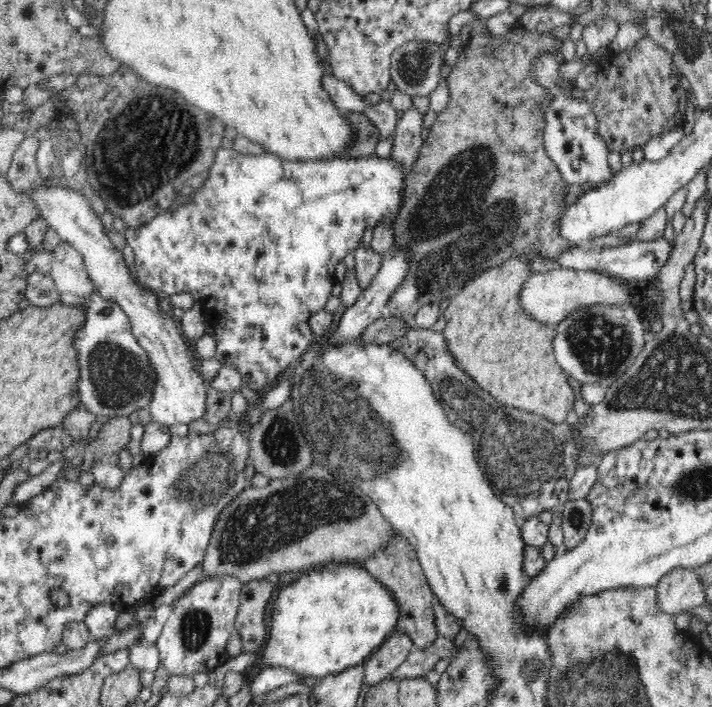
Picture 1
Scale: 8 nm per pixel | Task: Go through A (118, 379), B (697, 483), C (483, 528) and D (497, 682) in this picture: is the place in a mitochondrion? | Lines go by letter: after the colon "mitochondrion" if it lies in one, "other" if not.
A: mitochondrion
B: mitochondrion
C: other
D: other

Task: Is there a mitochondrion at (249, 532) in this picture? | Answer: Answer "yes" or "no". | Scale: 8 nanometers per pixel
yes

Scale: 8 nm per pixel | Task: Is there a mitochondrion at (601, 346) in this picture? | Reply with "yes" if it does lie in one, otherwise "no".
yes

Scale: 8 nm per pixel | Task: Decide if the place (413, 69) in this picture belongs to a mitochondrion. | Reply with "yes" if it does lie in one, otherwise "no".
yes

